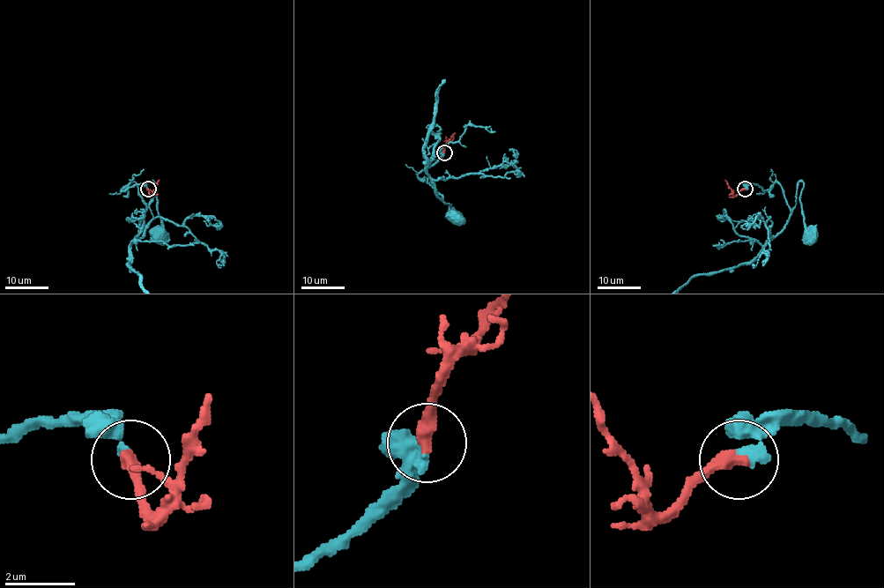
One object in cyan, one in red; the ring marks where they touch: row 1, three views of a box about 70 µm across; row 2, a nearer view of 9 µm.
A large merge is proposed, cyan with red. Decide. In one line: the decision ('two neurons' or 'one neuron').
one neuron

